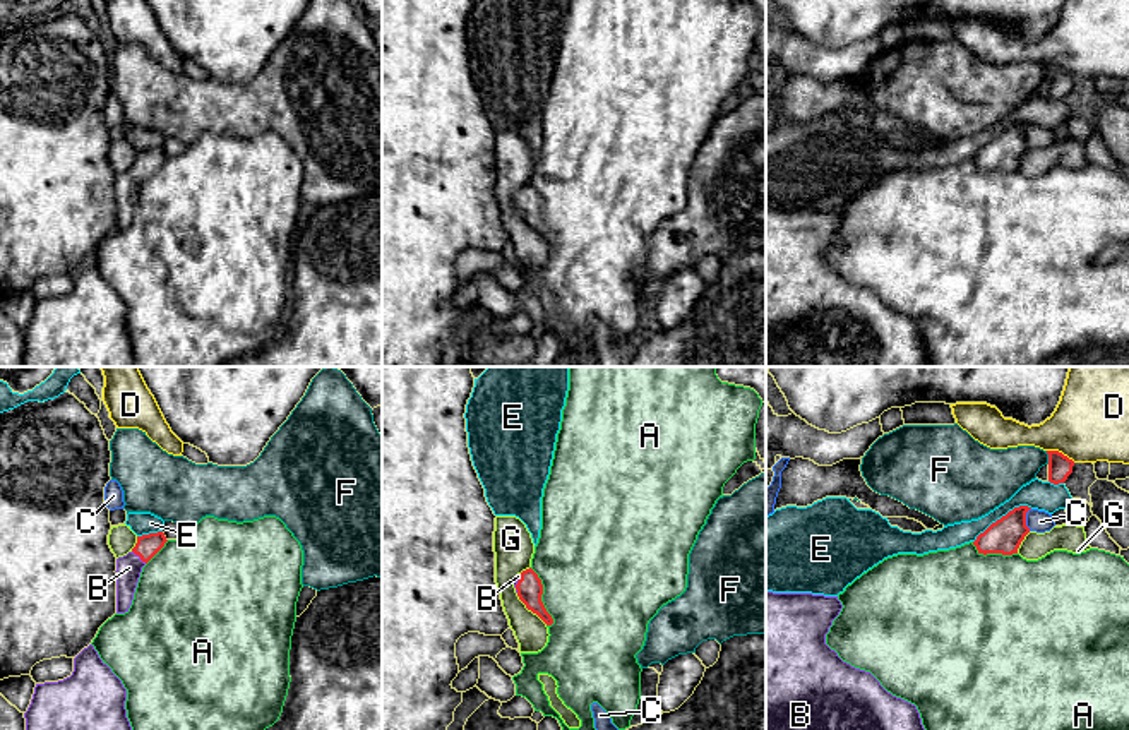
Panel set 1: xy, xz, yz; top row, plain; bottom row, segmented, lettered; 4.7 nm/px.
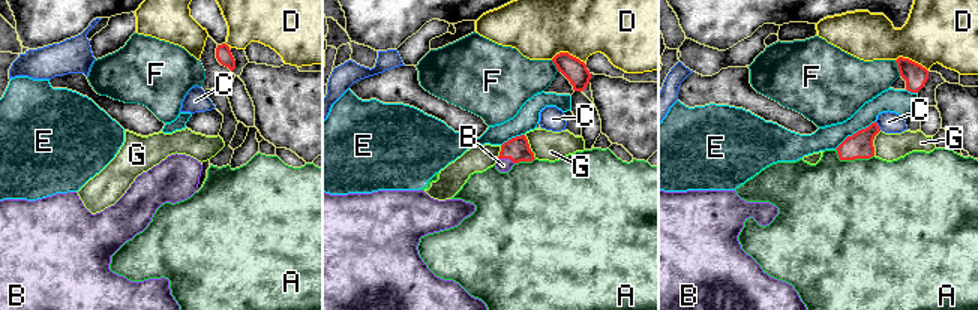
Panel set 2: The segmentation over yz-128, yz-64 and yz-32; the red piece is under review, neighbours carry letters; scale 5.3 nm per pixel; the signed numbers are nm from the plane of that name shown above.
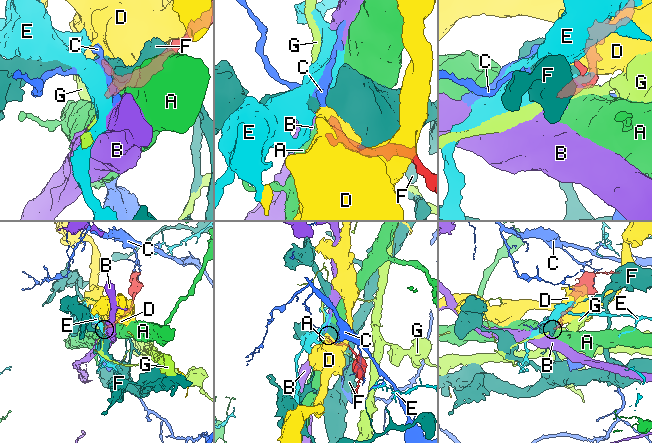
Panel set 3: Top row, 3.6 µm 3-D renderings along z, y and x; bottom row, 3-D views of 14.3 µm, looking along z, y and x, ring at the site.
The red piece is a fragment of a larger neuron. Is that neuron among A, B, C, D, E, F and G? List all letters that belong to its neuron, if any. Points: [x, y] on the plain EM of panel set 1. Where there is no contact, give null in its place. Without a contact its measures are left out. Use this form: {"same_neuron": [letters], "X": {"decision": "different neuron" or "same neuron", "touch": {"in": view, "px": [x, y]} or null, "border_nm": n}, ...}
{"same_neuron": ["B"], "A": {"decision": "different neuron", "touch": {"in": "xz", "px": [540, 213]}, "border_nm": 300}, "B": {"decision": "same neuron", "touch": {"in": "xy", "px": [139, 172]}, "border_nm": 90}, "C": {"decision": "different neuron", "touch": {"in": "yz", "px": [1025, 136]}, "border_nm": 110}, "D": {"decision": "different neuron", "touch": {"in": "yz", "px": [1061, 69]}, "border_nm": 150}, "E": {"decision": "different neuron", "touch": {"in": "yz", "px": [1003, 132]}, "border_nm": 320}, "F": {"decision": "different neuron", "touch": {"in": "yz", "px": [1049, 74]}, "border_nm": 70}, "G": {"decision": "different neuron", "touch": {"in": "xz", "px": [530, 225]}, "border_nm": 220}}

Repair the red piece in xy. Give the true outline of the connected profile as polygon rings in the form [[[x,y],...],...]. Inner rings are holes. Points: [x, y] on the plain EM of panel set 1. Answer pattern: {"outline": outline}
{"outline": [[[163,147],[137,153],[135,163],[116,175],[116,230],[128,228],[142,183],[164,163]]]}

